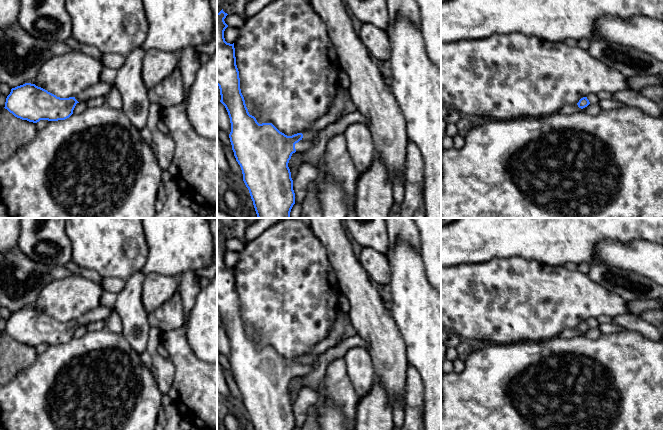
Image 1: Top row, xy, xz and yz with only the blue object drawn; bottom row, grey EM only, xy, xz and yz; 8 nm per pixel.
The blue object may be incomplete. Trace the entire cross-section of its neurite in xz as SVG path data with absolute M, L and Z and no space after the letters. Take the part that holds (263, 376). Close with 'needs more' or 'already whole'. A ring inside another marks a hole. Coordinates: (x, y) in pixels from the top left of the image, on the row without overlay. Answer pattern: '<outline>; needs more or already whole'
M223 233L217 237L217 309L220 326L230 342L234 380L254 430L293 430L295 417L289 384L293 377L309 374L319 356L287 360L272 347L259 348L249 338L240 313L234 267L227 267L224 262L227 239Z; needs more

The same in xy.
M100 305L75 321L60 322L35 308L25 307L11 313L4 332L15 341L33 347L65 344L73 338L77 327L104 321L113 310Z; needs more

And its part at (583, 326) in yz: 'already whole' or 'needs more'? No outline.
needs more

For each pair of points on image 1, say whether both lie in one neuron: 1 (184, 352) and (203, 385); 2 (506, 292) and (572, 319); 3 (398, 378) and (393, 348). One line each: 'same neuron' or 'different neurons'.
1: same neuron
2: same neuron
3: same neuron

